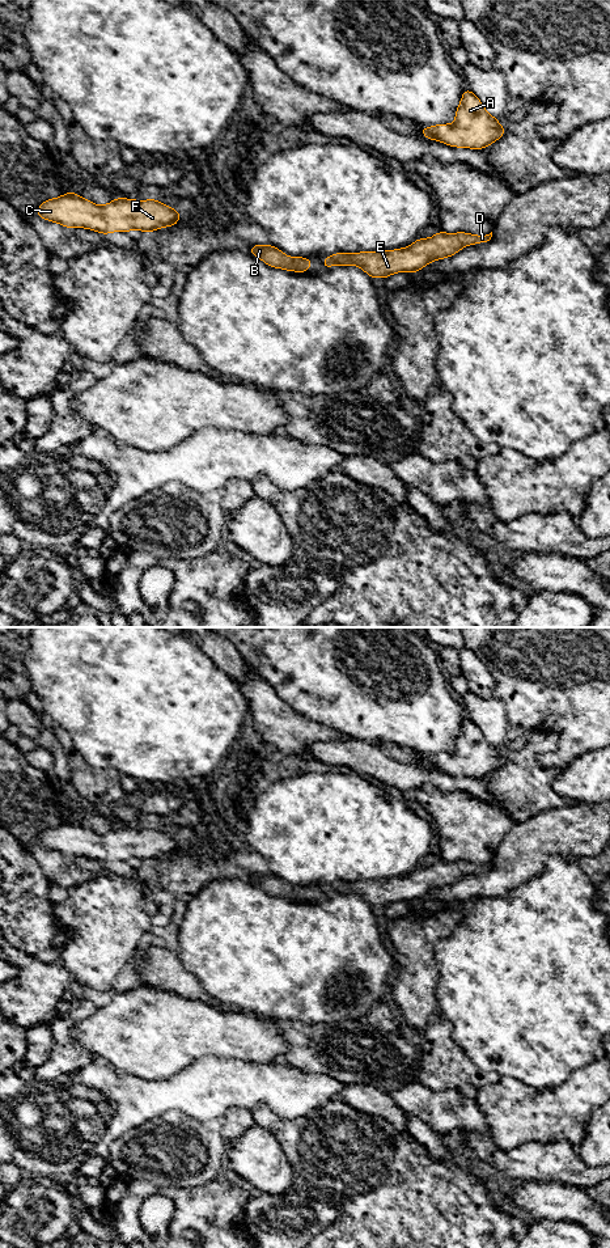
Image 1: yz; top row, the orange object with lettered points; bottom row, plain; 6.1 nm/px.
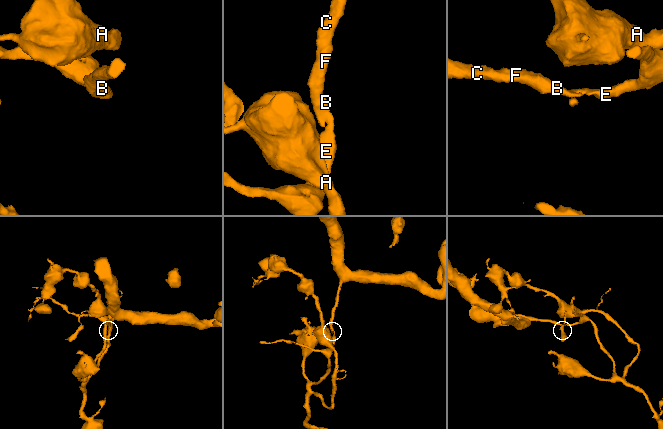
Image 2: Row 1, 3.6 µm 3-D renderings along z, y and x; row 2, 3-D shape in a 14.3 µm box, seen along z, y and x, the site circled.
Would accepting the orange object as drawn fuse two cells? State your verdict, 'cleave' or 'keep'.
keep

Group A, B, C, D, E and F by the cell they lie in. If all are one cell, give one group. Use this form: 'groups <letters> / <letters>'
groups A B C D E F

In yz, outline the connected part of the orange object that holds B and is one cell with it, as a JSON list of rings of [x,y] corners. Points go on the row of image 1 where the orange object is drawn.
[[[253,245],[250,254],[260,258],[266,265],[287,271],[308,272],[312,266],[310,258],[288,257],[272,245]]]

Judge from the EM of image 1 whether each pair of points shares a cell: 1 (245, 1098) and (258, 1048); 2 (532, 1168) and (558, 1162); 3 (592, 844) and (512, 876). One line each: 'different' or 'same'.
1: different
2: same
3: same

